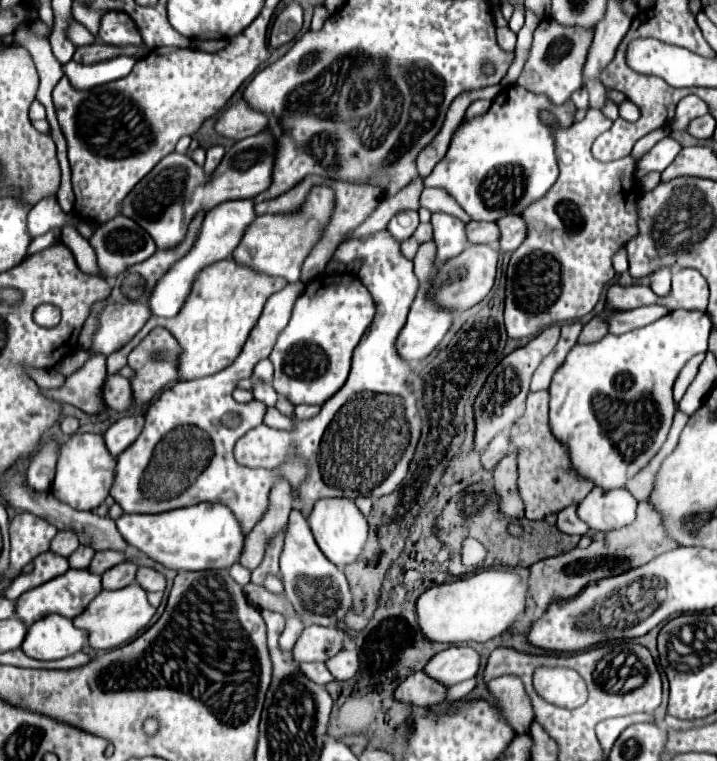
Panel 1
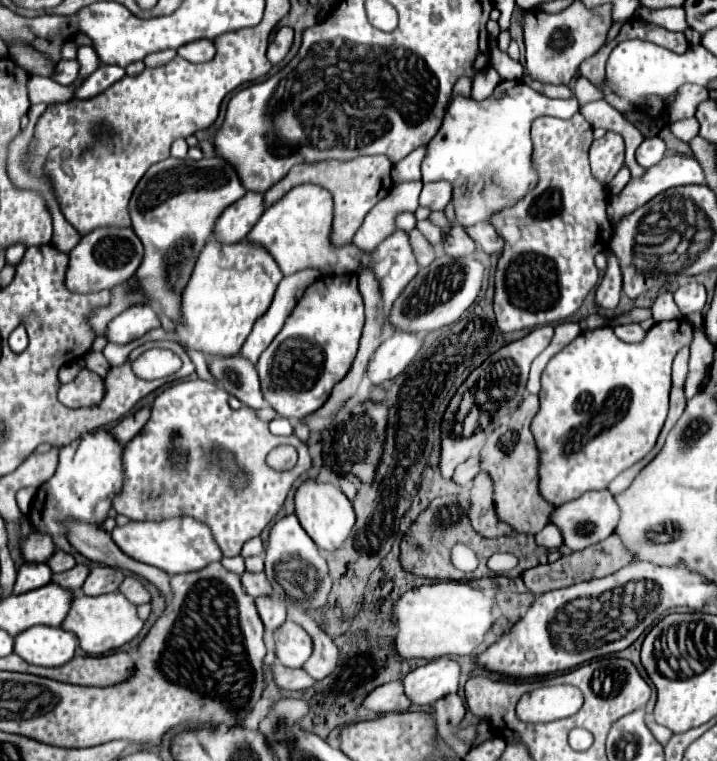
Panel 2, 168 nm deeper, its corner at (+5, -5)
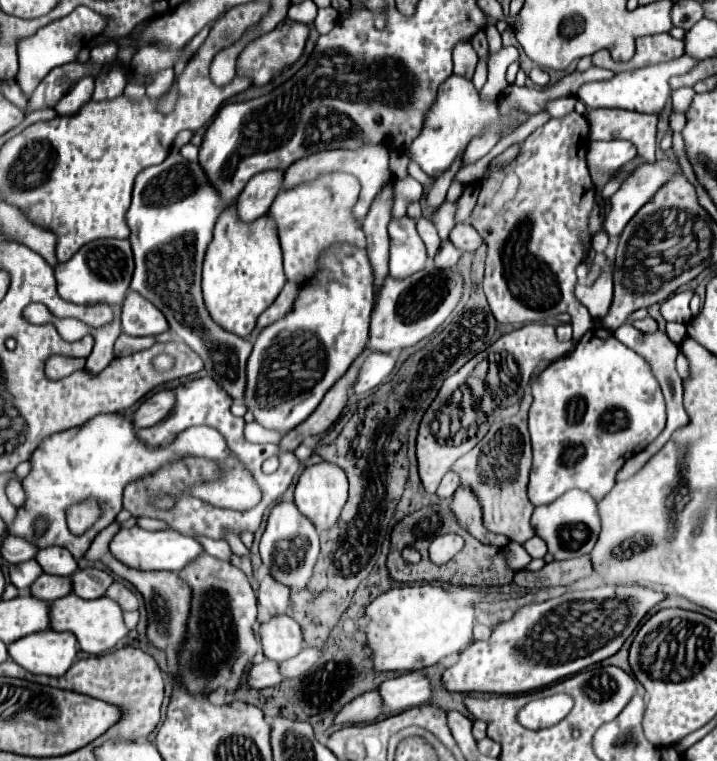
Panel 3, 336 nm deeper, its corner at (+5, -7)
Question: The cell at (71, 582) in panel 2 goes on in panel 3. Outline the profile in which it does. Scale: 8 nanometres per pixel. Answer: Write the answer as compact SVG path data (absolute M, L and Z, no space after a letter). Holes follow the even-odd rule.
M39 575L31 585L31 595L37 599L43 599L47 603L61 599L71 593L71 579L69 577L57 577L57 575Z

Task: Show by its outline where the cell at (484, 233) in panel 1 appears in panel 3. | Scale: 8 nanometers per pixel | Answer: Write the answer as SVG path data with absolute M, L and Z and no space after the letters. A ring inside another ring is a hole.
M443 241L437 255L433 257L433 263L437 269L451 269L461 257L461 251L457 251L457 247L453 247L451 243Z

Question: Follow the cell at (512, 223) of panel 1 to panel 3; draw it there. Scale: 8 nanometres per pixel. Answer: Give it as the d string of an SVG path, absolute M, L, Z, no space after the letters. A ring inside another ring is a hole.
M455 225L449 233L449 241L461 249L461 251L475 251L479 245L483 245L483 239L477 235L477 231L471 225Z

